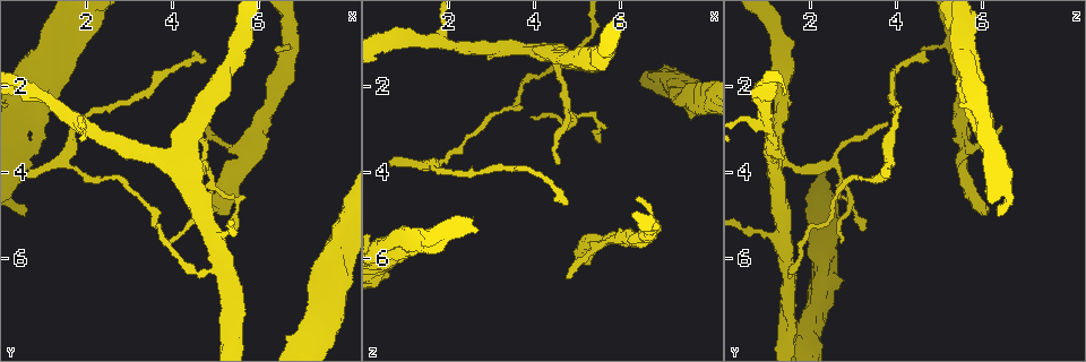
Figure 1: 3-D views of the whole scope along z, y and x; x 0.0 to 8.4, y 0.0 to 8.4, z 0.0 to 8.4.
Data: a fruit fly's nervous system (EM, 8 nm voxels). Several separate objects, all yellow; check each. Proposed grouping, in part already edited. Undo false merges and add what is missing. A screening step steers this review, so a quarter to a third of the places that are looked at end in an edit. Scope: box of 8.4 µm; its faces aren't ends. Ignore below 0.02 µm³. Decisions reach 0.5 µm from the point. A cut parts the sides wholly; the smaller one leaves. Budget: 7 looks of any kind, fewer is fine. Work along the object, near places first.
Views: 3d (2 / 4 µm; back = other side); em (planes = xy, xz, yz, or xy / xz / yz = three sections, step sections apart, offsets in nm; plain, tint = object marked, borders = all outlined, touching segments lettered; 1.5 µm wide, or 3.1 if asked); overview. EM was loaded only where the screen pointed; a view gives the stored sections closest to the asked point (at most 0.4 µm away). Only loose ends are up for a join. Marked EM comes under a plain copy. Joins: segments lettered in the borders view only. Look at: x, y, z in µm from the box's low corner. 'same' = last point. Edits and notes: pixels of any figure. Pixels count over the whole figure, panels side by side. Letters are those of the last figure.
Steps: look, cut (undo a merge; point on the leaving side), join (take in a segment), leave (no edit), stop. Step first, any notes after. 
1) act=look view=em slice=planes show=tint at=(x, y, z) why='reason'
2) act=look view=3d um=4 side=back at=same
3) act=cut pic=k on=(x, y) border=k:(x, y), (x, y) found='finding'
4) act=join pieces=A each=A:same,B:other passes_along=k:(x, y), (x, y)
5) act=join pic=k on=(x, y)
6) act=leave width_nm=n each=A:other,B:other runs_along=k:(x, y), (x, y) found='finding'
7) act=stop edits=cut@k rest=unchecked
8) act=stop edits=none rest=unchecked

act=look view=3d um=2 at=(7.25, 6.75, 2.10) why='stops while still wide'

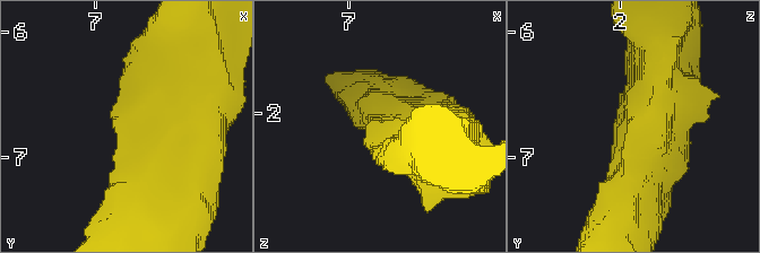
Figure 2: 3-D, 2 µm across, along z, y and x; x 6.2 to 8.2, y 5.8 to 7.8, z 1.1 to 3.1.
act=look view=em slice=yz step=8 show=tint at=(7.18, 6.72, 2.02) why='now the EM'

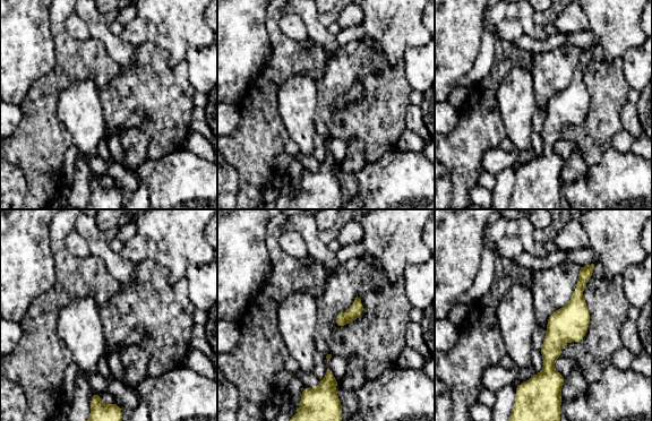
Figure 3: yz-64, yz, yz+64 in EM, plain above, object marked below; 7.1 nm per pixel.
act=look view=em slice=planes show=borders at=same why='another direction'

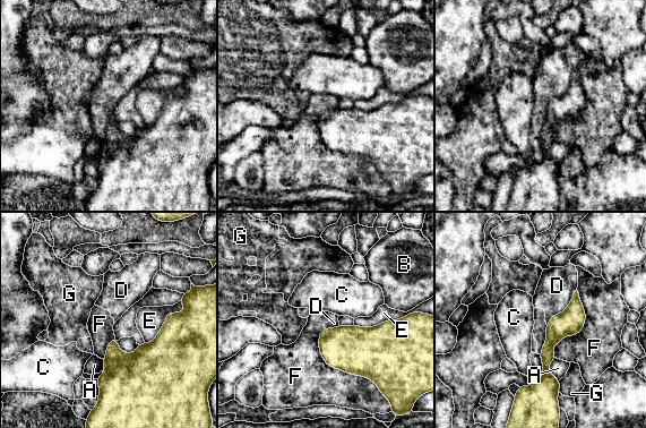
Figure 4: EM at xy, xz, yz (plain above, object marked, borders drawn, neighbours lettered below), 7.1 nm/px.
act=leave each=A:other,B:other,C:other,D:other,E:other,F:other,G:other runs_along=4:(177, 316), (135, 369), (102, 387) found='none of them fits'

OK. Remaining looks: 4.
act=look view=3d um=2 at=(4.75, 1.40, 4.70) why='an open end'

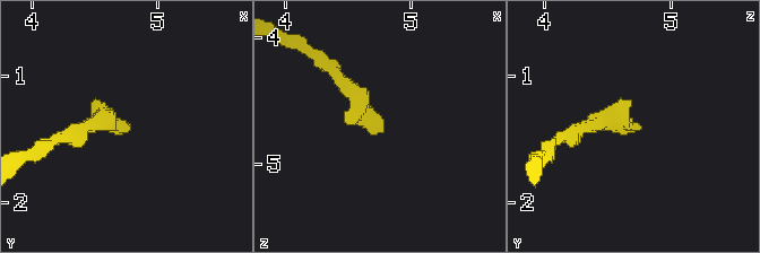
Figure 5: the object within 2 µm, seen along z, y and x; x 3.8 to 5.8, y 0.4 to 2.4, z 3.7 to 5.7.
act=look view=em slice=planes show=borders at=(4.78, 1.40, 4.74)

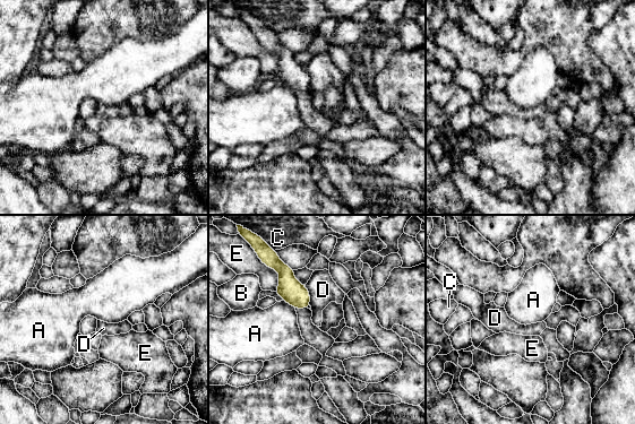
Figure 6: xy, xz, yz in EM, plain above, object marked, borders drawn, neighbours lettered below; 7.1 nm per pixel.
act=leave longest_contact=E:340nm each=A:other,B:other,C:other,D:other,E:other border=6:(305, 285), (309, 294), (310, 305) found='none of them fits'

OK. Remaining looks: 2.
act=look view=3d um=4 at=(0.60, 4.10, 3.85) why='thin end'

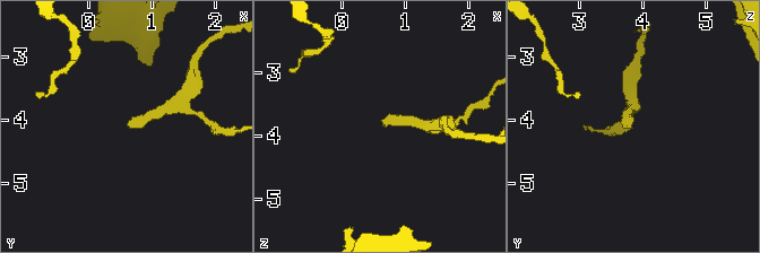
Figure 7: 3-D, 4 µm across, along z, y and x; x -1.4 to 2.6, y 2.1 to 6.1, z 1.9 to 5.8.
act=look view=em slice=planes show=borders at=(0.65, 4.10, 3.80) why='need the tissue'

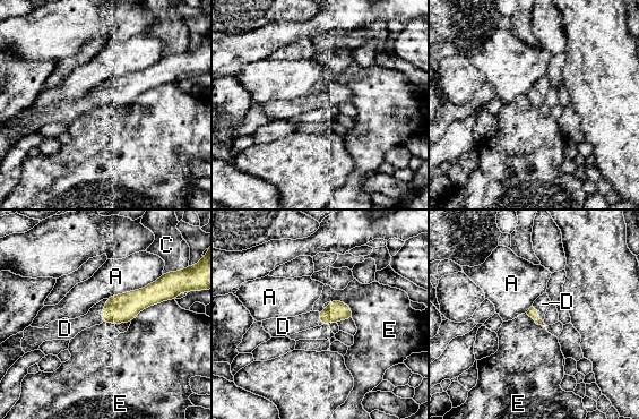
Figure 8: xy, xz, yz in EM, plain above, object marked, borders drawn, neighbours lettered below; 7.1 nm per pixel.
act=join pieces=D each=A:other,C:other,D:same,E:other found='the cell continues'

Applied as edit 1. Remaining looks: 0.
act=stop edits=join@8 rest=unchecked

